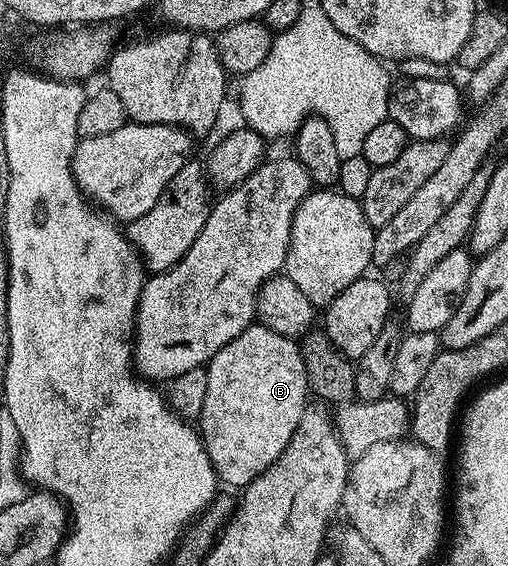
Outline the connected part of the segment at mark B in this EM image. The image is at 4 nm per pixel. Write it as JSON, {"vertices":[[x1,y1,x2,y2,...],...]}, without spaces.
{"vertices":[[255,322,236,334,224,350,216,350,205,369,208,387,204,390,204,406,202,413,196,417,196,427,219,481,241,490,261,472,268,470,268,466,284,454,288,442,292,442,300,414,304,414,308,407,306,396,310,392,310,383,306,377,306,363,301,347,291,337,276,334,276,330,268,330,261,322]]}

